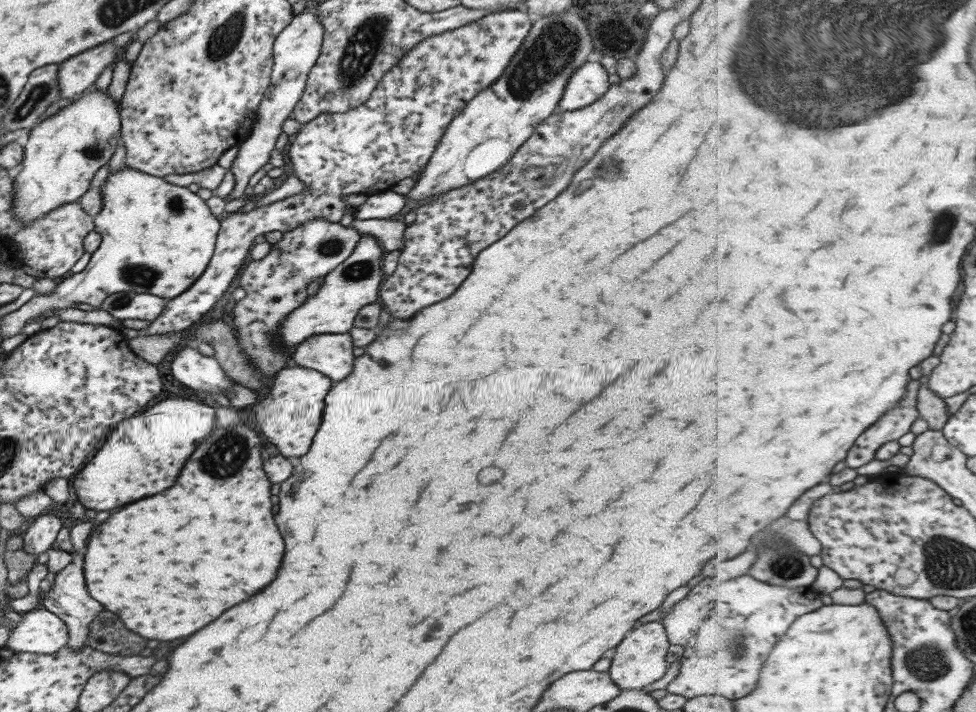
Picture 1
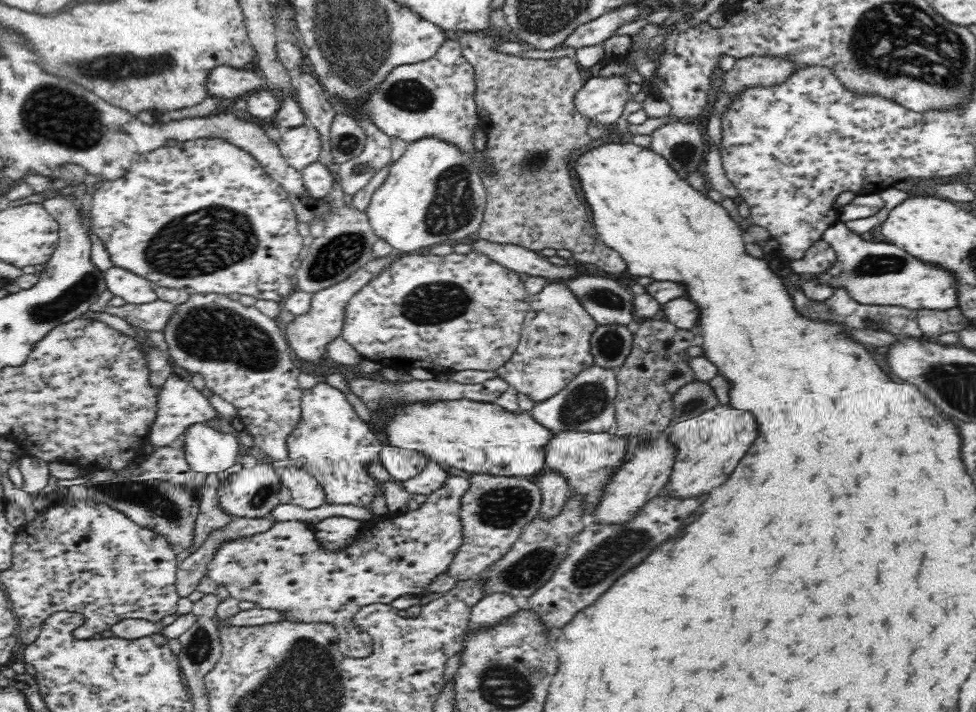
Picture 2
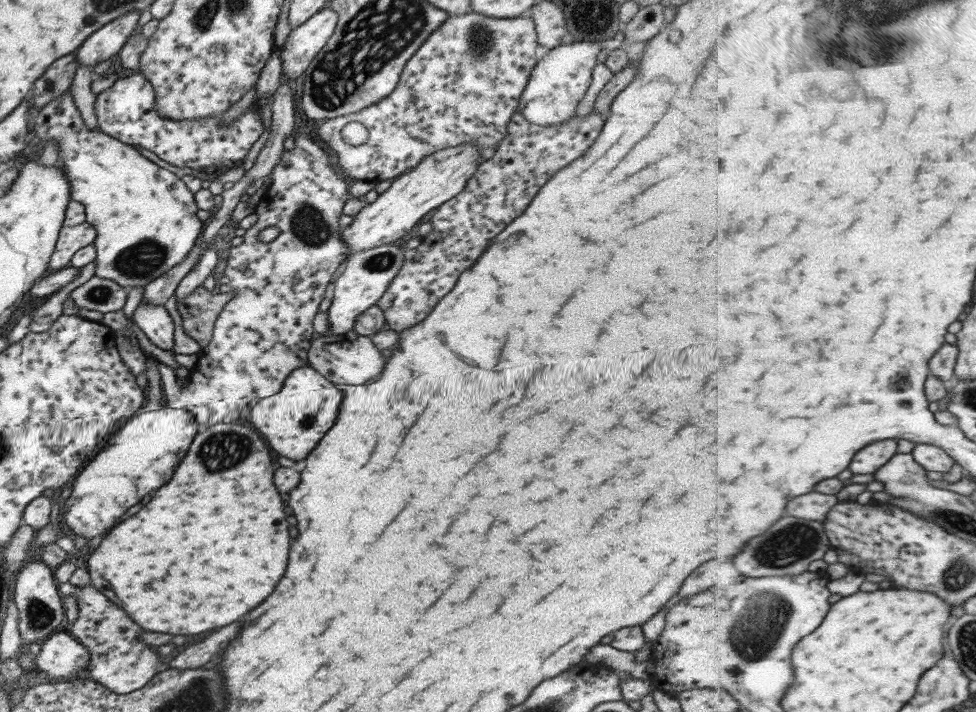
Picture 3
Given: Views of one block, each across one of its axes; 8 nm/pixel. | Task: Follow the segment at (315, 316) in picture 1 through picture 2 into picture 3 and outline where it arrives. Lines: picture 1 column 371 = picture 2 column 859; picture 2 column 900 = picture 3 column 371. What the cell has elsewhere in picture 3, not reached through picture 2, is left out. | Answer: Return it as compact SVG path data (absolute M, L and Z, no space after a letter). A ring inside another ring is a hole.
M390 244L361 250L344 262L342 274L332 282L329 296L332 303L327 311L330 323L330 332L344 334L352 331L358 316L367 308L374 306L389 289L390 283L404 265L404 251L400 246Z

